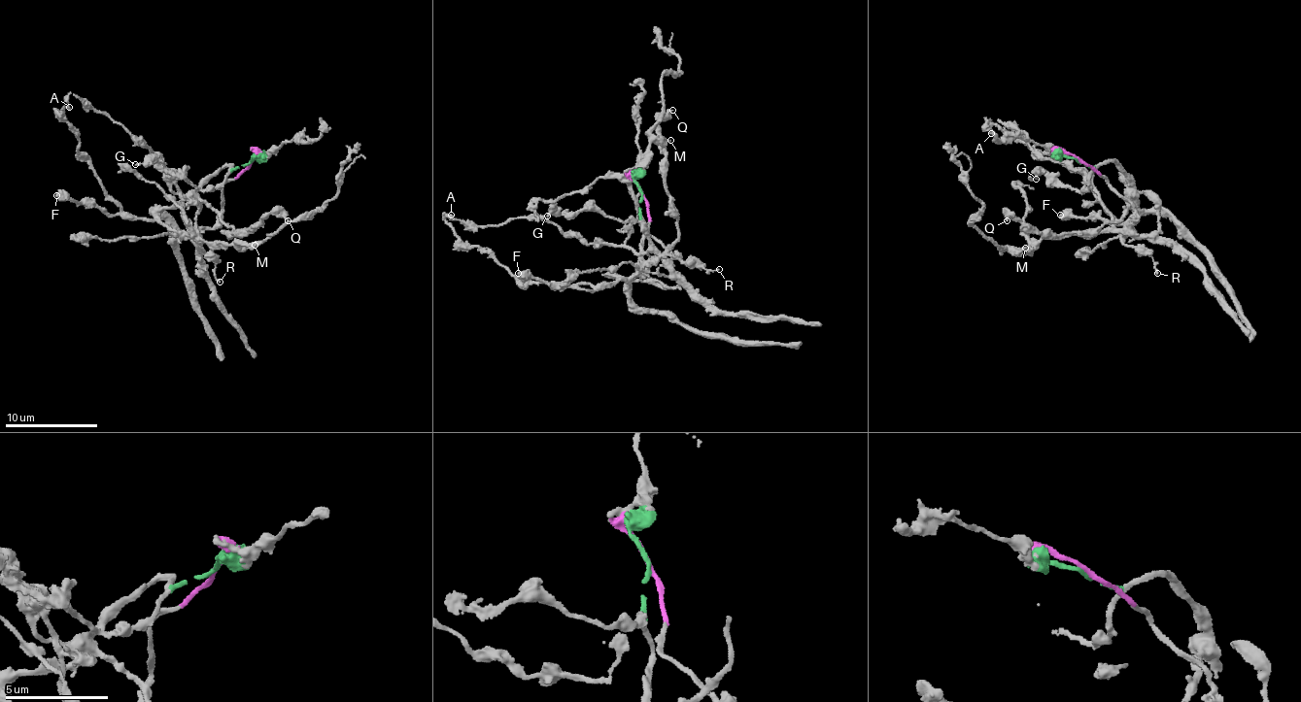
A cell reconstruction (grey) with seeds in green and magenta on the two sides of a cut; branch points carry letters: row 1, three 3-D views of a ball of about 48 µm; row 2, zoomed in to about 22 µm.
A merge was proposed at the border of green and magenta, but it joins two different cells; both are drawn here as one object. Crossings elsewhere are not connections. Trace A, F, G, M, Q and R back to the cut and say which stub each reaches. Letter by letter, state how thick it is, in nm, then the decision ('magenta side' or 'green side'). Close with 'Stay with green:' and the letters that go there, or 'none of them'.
A: calibre 260 nm; green side
F: calibre 550 nm; green side
G: calibre 160 nm; green side
M: calibre 130 nm; magenta side
Q: calibre 200 nm; green side
R: calibre 140 nm; green side
Stay with green: A, F, G, Q, R

